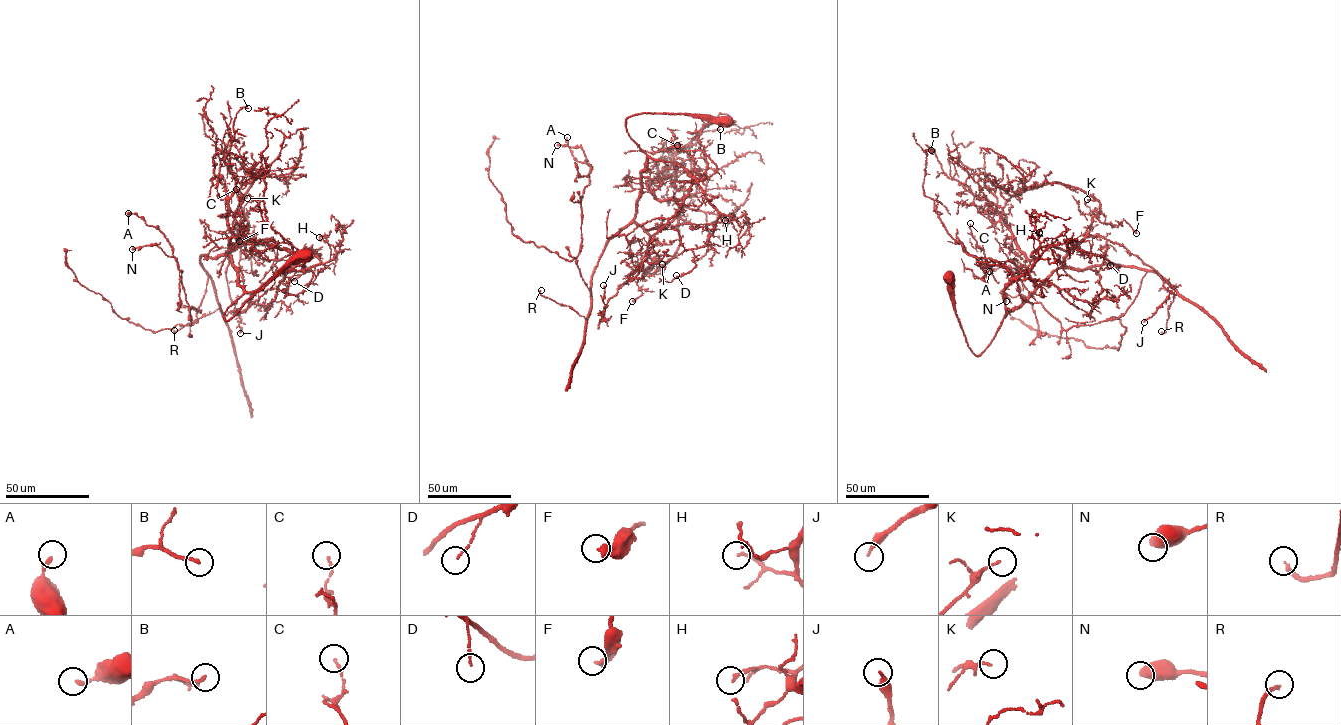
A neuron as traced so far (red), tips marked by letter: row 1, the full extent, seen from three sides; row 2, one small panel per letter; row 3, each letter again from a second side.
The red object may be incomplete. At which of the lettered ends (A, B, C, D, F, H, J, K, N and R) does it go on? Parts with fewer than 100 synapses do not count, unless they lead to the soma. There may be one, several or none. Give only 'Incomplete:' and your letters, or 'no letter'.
Incomplete: no letter

